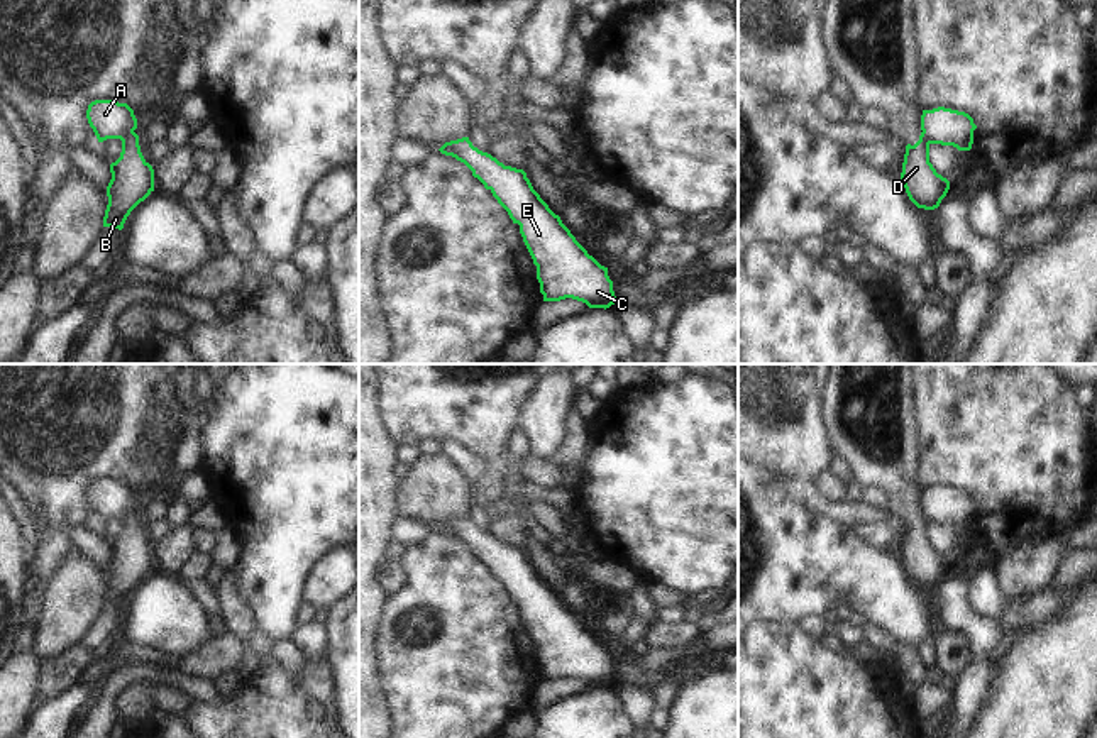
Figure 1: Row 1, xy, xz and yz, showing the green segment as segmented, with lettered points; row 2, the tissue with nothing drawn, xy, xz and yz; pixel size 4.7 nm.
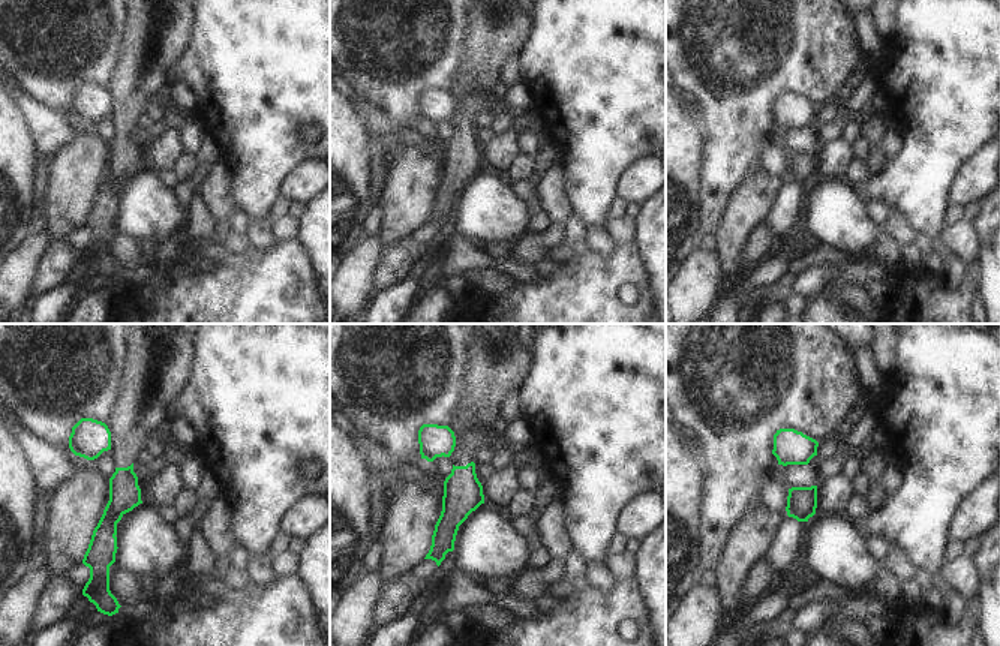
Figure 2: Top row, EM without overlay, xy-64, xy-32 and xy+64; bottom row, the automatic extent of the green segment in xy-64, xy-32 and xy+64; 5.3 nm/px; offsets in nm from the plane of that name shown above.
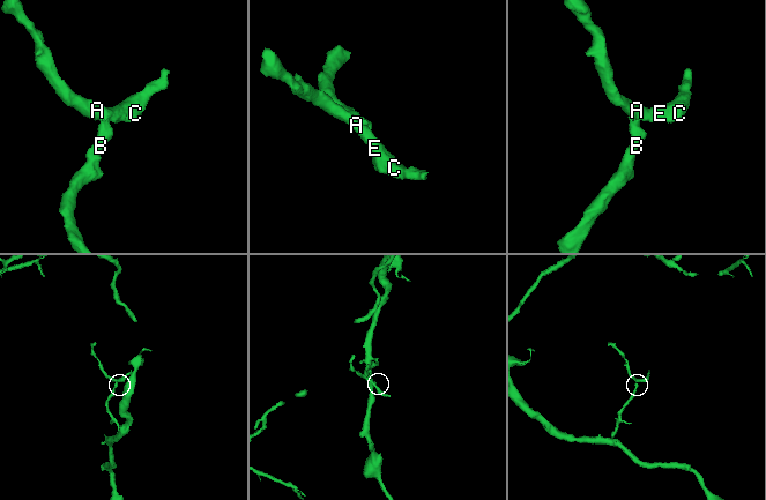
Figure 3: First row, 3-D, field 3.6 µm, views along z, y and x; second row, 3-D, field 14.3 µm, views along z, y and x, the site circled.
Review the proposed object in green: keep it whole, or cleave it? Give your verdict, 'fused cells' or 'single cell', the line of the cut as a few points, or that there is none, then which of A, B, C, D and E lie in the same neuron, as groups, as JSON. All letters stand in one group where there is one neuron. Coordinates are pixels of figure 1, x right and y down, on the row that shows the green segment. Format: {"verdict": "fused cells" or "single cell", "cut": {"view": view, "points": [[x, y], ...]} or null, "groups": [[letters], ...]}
{"verdict": "fused cells", "cut": {"view": "xy", "points": [[132, 131], [121, 139]]}, "groups": [["A", "C", "E"], ["B", "D"]]}

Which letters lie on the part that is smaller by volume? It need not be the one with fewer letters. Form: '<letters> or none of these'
A, C, E

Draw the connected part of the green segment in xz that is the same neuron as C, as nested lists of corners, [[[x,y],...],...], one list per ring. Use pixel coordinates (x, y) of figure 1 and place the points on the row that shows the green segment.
[[[469,137],[445,142],[438,151],[464,162],[508,212],[513,223],[520,225],[537,266],[543,301],[572,298],[589,308],[604,310],[618,303],[608,267],[576,240],[560,217],[533,190],[523,169],[504,166],[474,147]]]

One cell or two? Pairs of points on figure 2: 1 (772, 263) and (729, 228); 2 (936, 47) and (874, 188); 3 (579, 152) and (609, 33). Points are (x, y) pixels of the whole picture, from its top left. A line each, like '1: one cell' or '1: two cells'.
1: two cells
2: one cell
3: one cell

